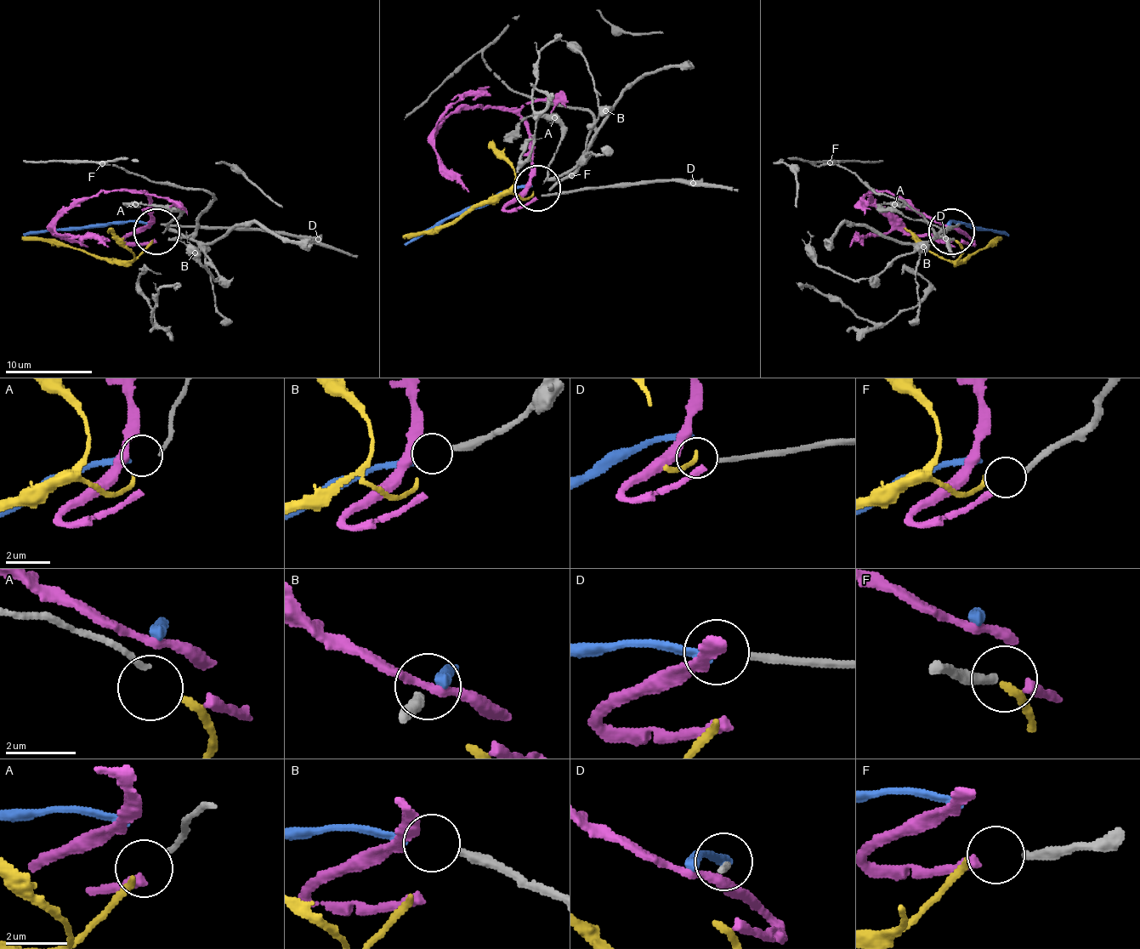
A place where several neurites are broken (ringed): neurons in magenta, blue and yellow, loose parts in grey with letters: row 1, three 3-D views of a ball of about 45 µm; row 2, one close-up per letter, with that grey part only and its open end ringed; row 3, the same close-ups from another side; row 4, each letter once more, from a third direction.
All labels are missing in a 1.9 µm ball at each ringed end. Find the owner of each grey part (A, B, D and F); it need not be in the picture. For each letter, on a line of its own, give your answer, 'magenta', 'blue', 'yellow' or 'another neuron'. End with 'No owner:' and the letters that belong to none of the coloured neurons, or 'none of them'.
A: yellow
B: another neuron
D: another neuron
F: magenta
No owner: B, D

